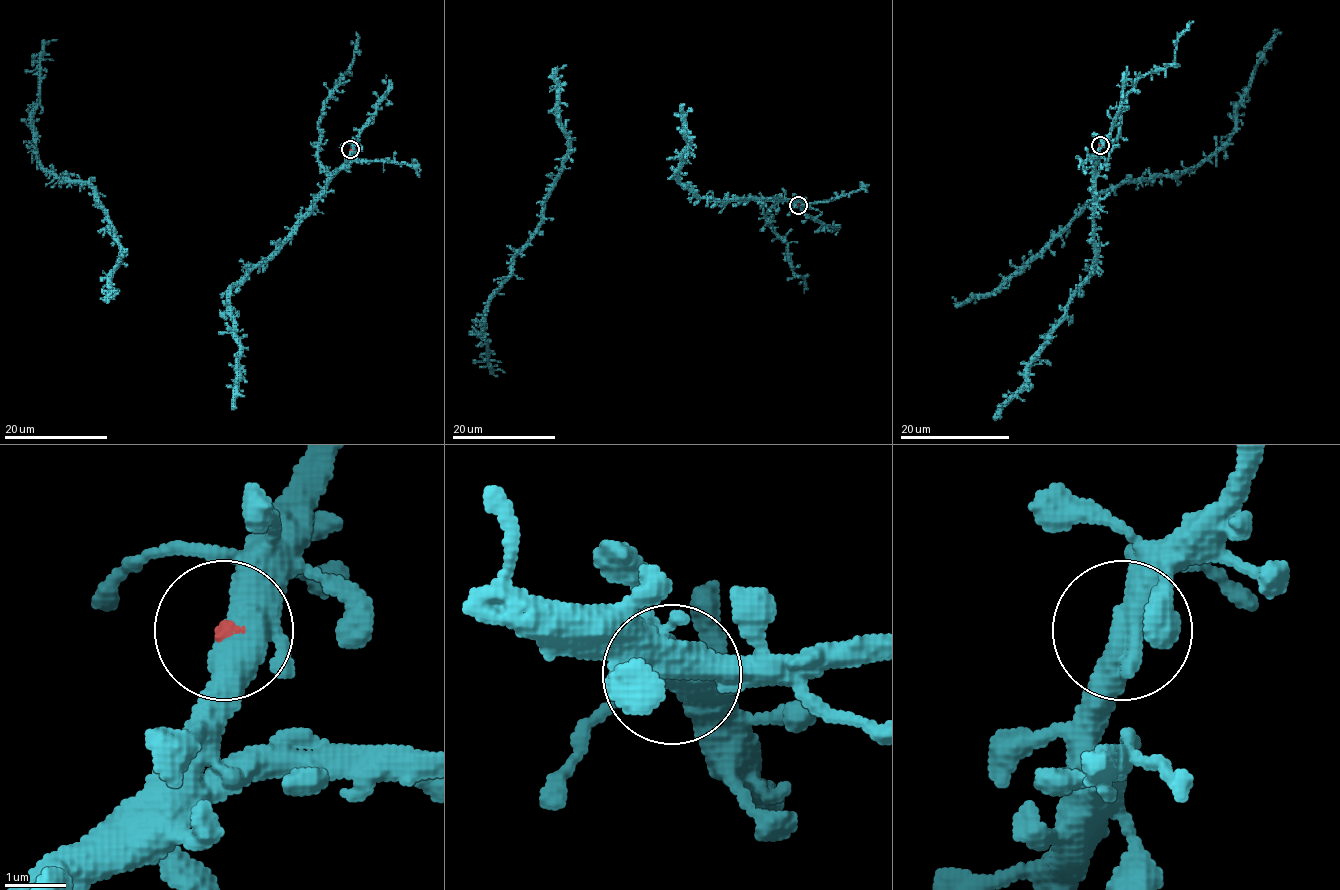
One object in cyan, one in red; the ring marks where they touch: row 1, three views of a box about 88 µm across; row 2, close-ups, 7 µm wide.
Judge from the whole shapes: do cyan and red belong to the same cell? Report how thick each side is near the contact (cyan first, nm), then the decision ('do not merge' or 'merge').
420 nm thick on the cyan side, 80 nm on the other; do not merge

